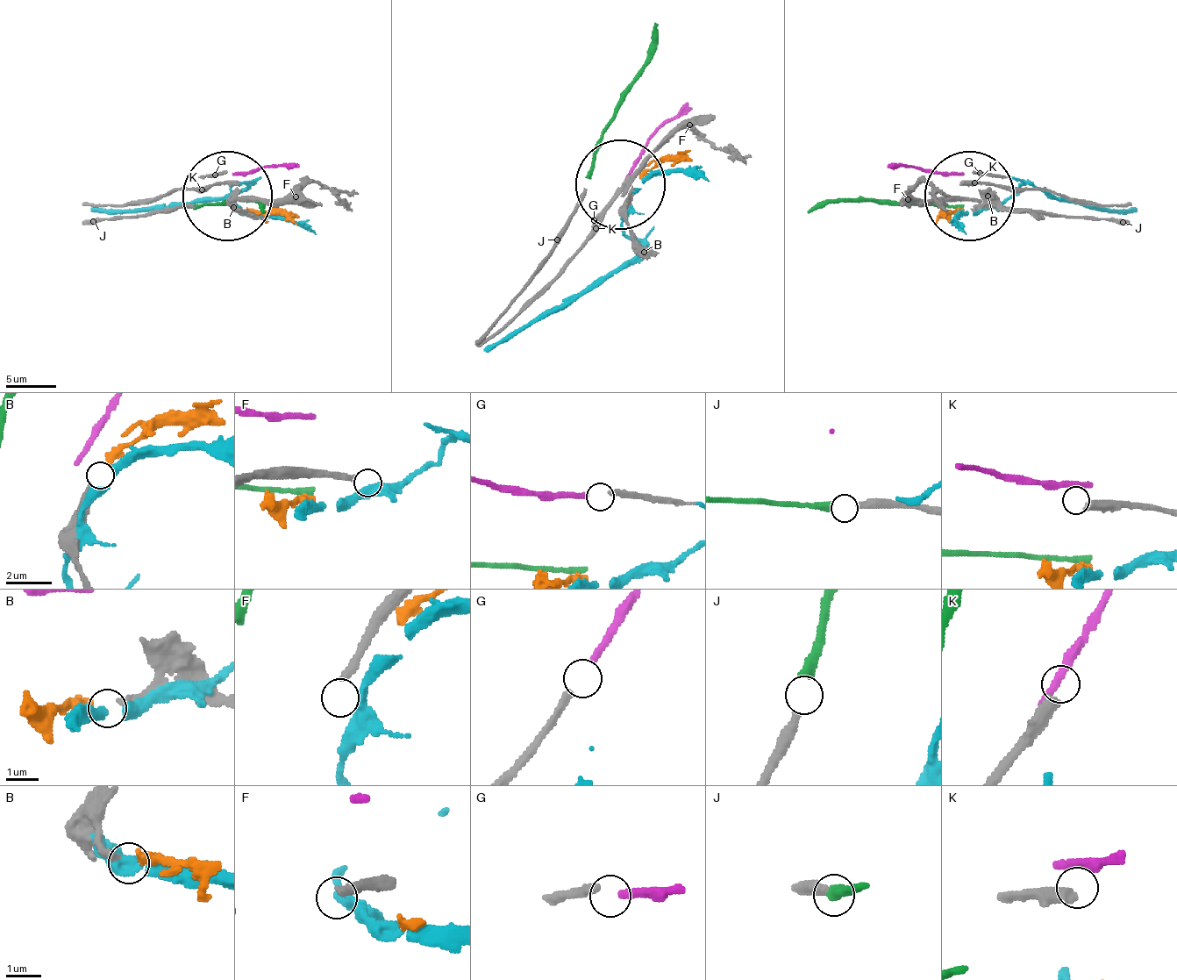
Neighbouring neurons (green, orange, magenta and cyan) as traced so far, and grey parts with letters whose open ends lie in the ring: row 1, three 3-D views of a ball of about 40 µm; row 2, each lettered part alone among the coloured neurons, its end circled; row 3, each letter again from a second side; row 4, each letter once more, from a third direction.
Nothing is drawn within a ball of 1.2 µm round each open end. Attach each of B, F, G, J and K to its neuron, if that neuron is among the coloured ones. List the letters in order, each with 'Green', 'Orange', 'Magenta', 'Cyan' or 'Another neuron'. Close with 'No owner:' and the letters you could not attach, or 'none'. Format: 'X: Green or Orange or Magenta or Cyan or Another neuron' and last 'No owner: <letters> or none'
B: Orange
F: Another neuron
G: Magenta
J: Green
K: Another neuron
No owner: F, K

